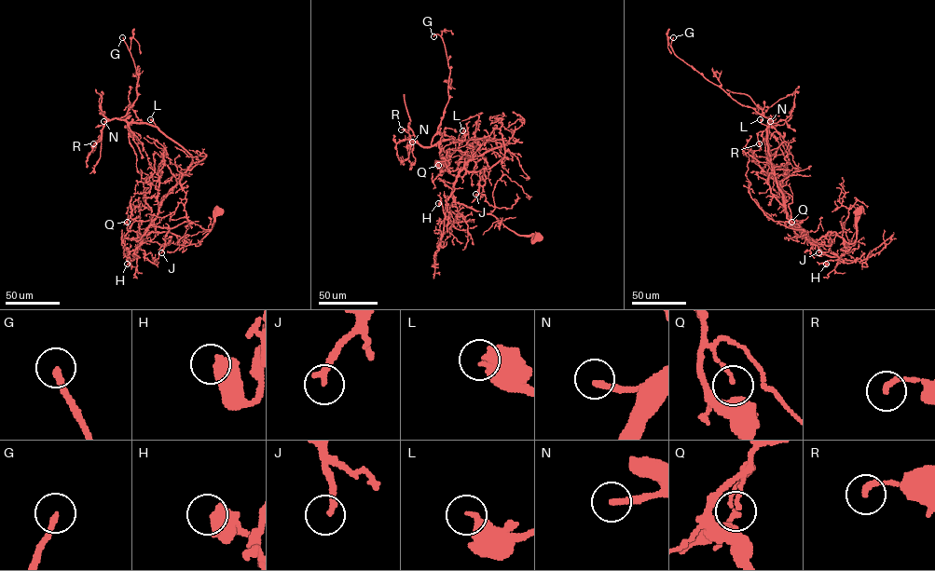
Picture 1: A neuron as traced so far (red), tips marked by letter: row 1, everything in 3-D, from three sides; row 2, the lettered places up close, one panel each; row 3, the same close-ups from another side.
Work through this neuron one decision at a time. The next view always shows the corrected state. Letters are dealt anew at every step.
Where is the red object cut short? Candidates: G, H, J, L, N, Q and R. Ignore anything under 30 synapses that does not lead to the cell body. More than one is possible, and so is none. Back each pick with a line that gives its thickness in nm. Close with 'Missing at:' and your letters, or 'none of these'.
G: calibre 220 nm
N: calibre 240 nm
Missing at: G, N

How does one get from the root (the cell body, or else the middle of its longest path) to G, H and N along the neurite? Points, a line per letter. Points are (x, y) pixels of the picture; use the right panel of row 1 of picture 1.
G: (858, 211), (852, 243), (804, 234), (768, 152), (773, 119), (679, 59), (673, 37)
H: (858, 211), (853, 243), (835, 232), (817, 241), (824, 252), (838, 258), (826, 264)
N: (858, 211), (852, 243), (835, 232), (812, 239), (788, 218), (768, 152), (768, 123), (775, 118), (770, 121)

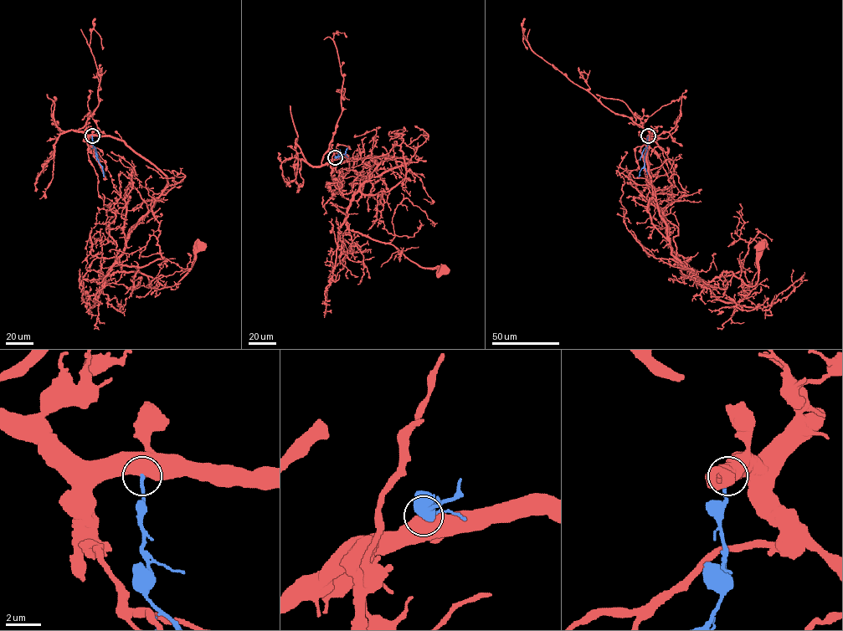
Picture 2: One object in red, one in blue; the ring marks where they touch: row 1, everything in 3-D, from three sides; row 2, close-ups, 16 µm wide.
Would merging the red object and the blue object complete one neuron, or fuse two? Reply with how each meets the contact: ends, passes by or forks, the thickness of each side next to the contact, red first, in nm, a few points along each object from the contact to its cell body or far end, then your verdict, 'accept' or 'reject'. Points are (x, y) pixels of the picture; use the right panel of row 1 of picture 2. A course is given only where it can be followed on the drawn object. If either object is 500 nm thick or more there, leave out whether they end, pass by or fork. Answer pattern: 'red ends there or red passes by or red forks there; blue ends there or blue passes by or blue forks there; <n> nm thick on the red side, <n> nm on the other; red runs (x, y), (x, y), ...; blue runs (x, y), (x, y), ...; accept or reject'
750 nm thick on the red side, 200 nm on the other; red runs (648, 135), (647, 171), (670, 253), (680, 262), (707, 282), (732, 271), (753, 286), (760, 246); blue runs (648, 135), (645, 166), (638, 176); reject

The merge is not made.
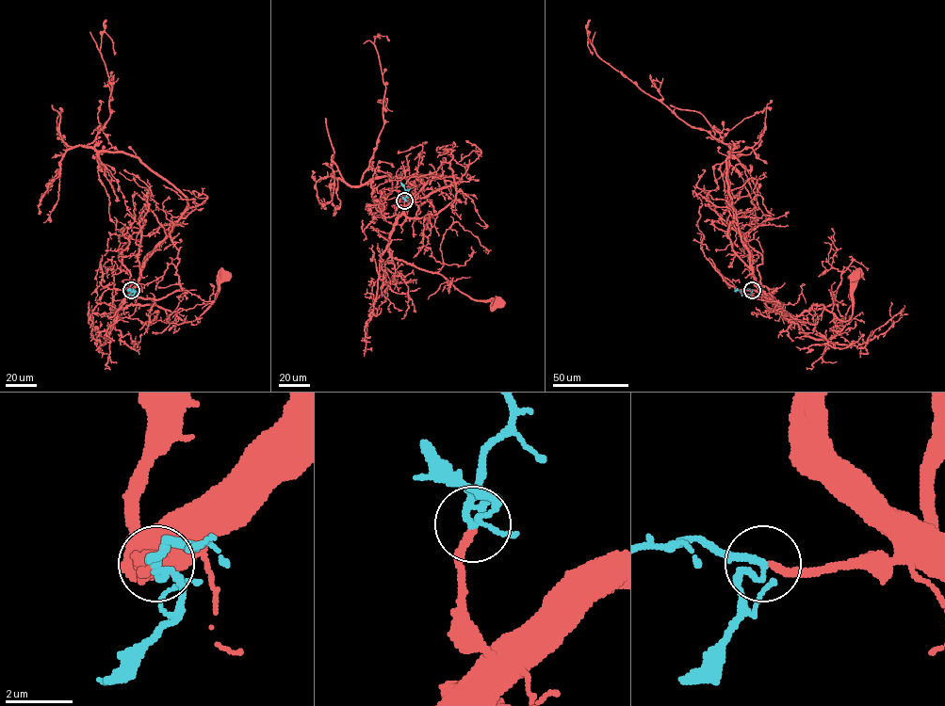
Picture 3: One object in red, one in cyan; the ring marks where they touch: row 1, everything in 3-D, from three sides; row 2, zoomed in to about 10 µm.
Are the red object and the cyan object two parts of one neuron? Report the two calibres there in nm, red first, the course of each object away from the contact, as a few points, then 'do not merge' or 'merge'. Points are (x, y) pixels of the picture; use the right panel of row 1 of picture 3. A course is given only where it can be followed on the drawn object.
200 nm thick on the red side, 190 nm on the other; red runs (753, 290), (760, 290), (793, 315), (822, 304), (847, 321), (855, 276); cyan runs (752, 290), (736, 292); merge

